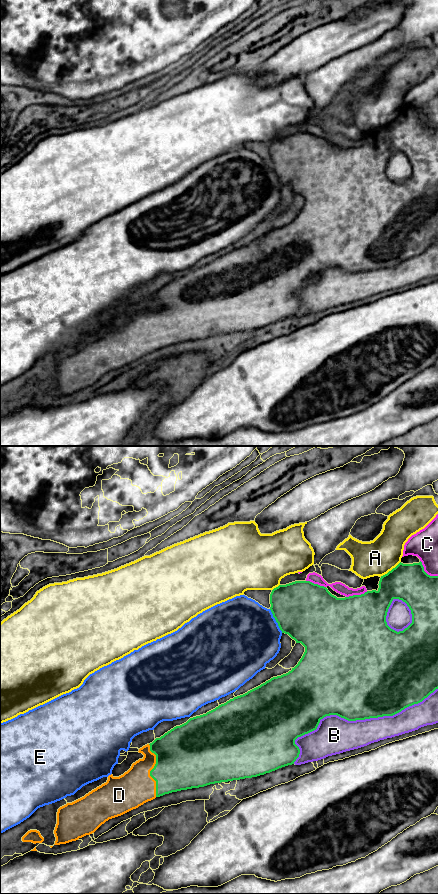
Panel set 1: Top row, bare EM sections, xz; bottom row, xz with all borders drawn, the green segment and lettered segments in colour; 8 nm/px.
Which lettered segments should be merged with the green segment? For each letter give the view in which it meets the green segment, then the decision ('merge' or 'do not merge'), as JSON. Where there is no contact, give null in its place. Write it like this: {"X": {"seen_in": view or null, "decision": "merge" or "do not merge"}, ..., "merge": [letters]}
{"A": {"seen_in": "xz", "decision": "do not merge"}, "B": {"seen_in": "xz", "decision": "do not merge"}, "C": {"seen_in": "xz", "decision": "do not merge"}, "D": {"seen_in": "xz", "decision": "merge"}, "E": {"seen_in": "xz", "decision": "do not merge"}, "merge": ["D"]}

